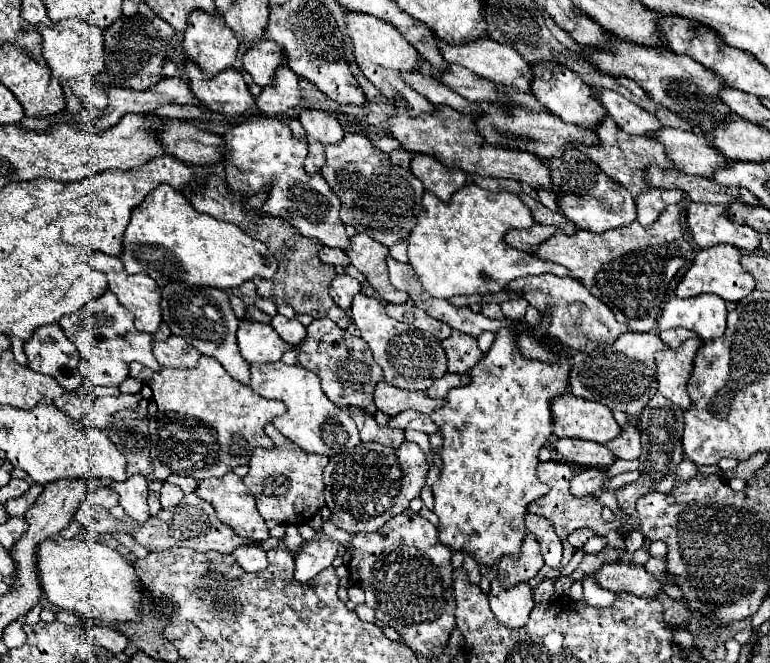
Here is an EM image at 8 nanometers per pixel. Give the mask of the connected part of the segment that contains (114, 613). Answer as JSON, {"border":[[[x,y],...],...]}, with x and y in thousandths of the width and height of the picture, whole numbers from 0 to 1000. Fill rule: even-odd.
{"border":[[[79,807],[66,810],[64,816],[53,819],[48,828],[48,867],[53,876],[53,888],[61,897],[61,903],[74,913],[82,922],[110,928],[118,937],[134,937],[134,940],[149,940],[149,937],[175,937],[181,934],[178,910],[183,900],[178,867],[173,855],[144,825],[118,816],[87,816]]]}

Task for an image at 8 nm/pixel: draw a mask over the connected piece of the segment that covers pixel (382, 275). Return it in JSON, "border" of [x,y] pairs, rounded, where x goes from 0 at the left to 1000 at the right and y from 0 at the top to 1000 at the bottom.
{"border":[[[464,351],[456,357],[456,376],[448,379],[451,388],[456,391],[456,400],[464,403],[479,430],[503,454],[503,457],[526,457],[531,448],[521,439],[516,439],[505,427],[505,412],[503,412],[503,397],[500,388],[505,385],[505,376],[479,354]]]}

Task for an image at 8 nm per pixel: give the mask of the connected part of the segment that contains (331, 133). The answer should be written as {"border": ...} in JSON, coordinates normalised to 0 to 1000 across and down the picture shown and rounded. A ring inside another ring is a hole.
{"border":[[[391,164],[388,183],[399,201],[401,231],[396,240],[396,255],[401,261],[417,258],[422,249],[422,222],[445,210],[448,198],[432,170],[414,164]]]}

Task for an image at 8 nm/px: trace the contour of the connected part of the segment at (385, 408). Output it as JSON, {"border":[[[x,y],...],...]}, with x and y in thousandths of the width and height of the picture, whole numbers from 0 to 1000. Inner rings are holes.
{"border":[[[500,575],[490,578],[487,590],[484,590],[484,605],[490,611],[492,620],[503,623],[505,629],[529,620],[529,617],[539,617],[547,623],[562,623],[568,620],[568,614],[575,614],[575,602],[560,602],[555,599],[549,590],[529,590],[529,587],[516,587]]]}

